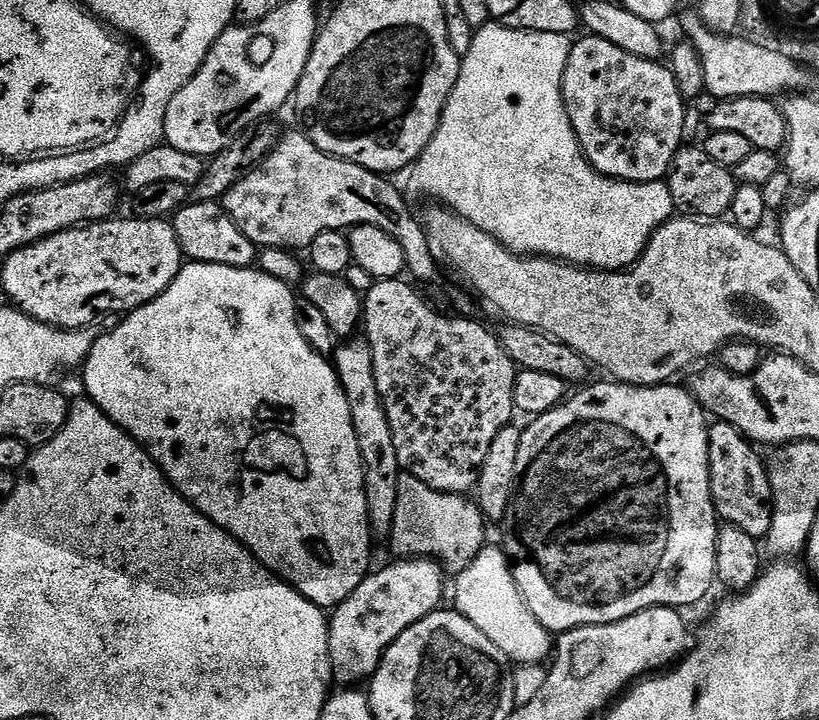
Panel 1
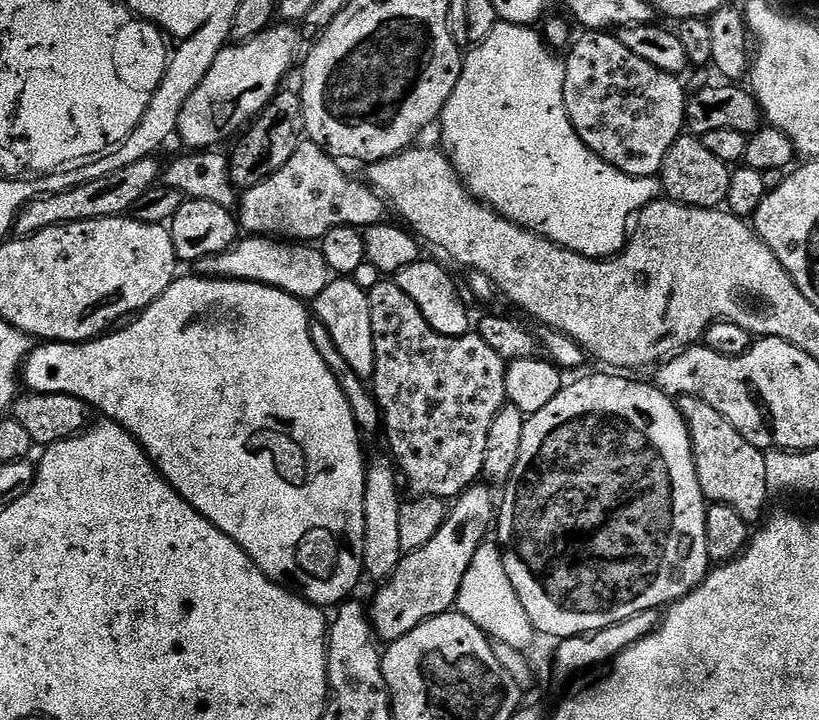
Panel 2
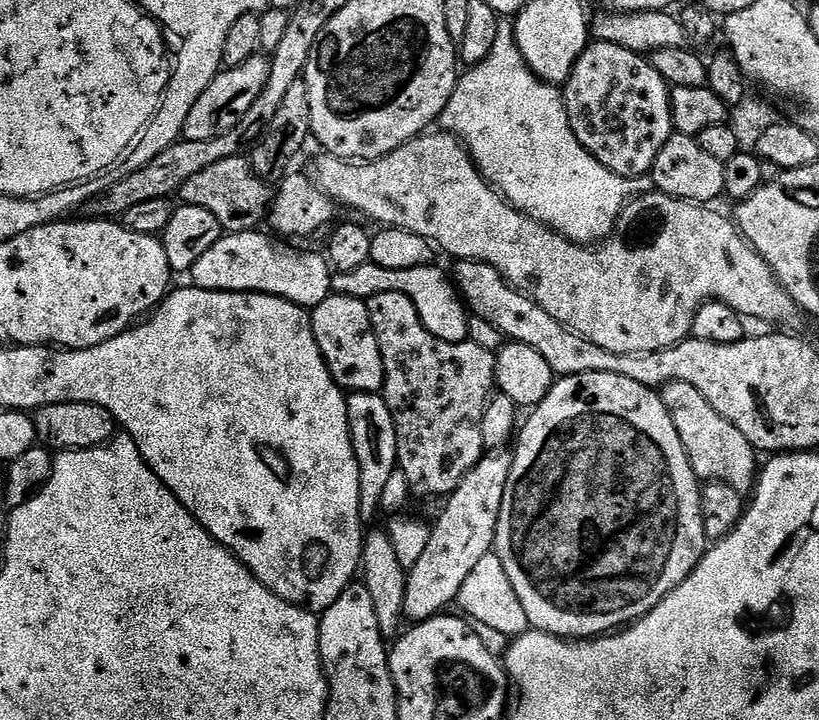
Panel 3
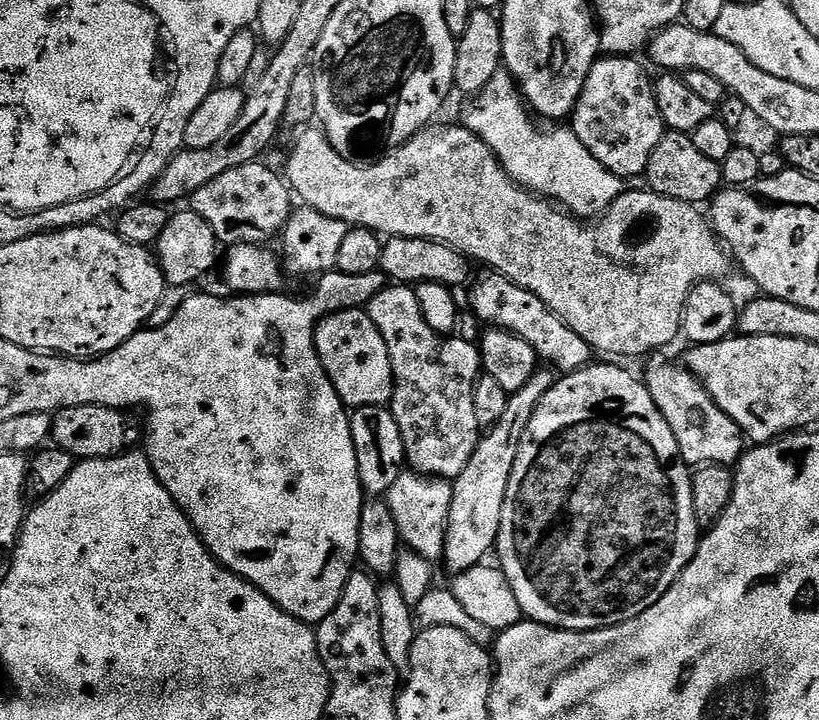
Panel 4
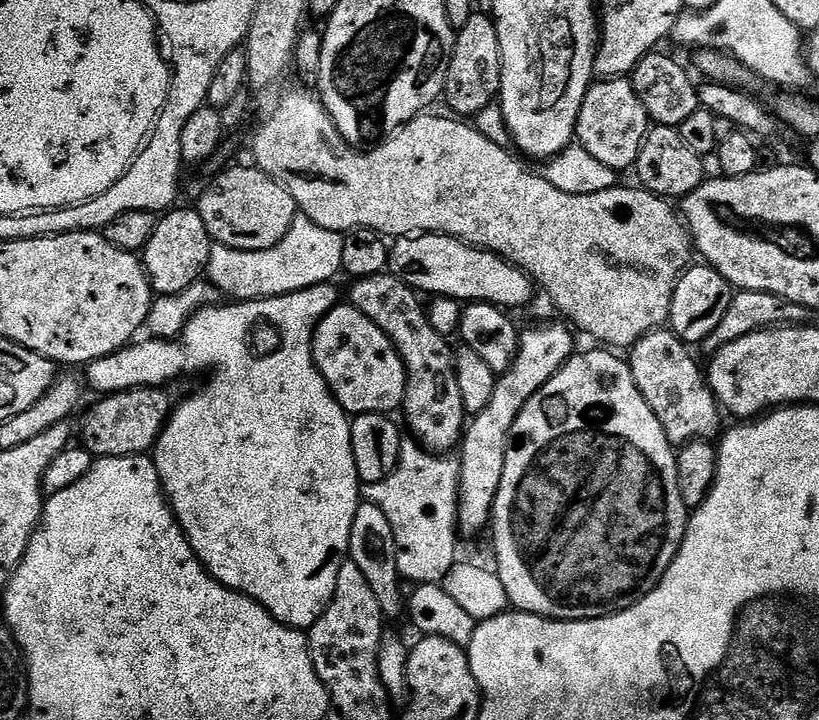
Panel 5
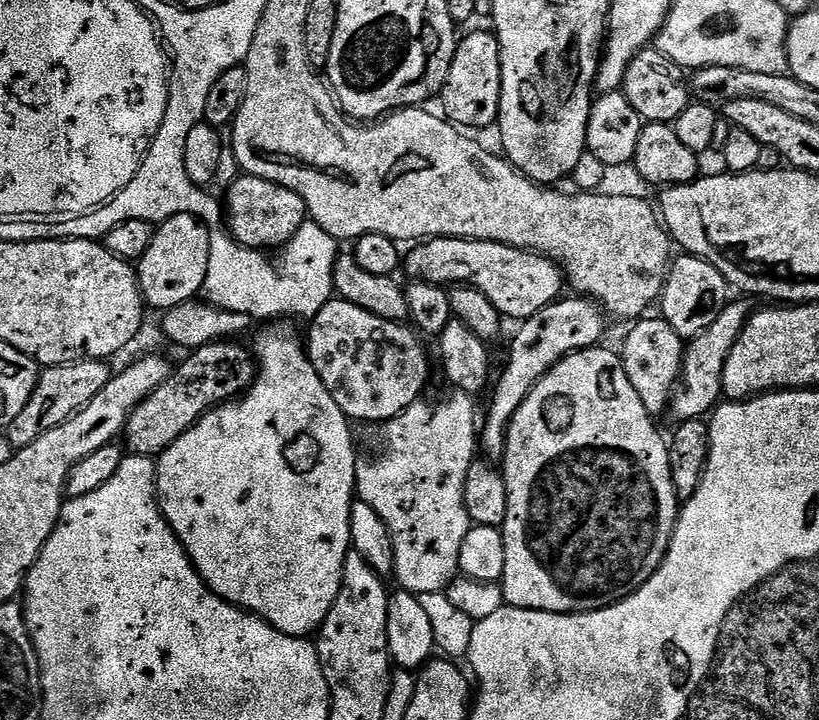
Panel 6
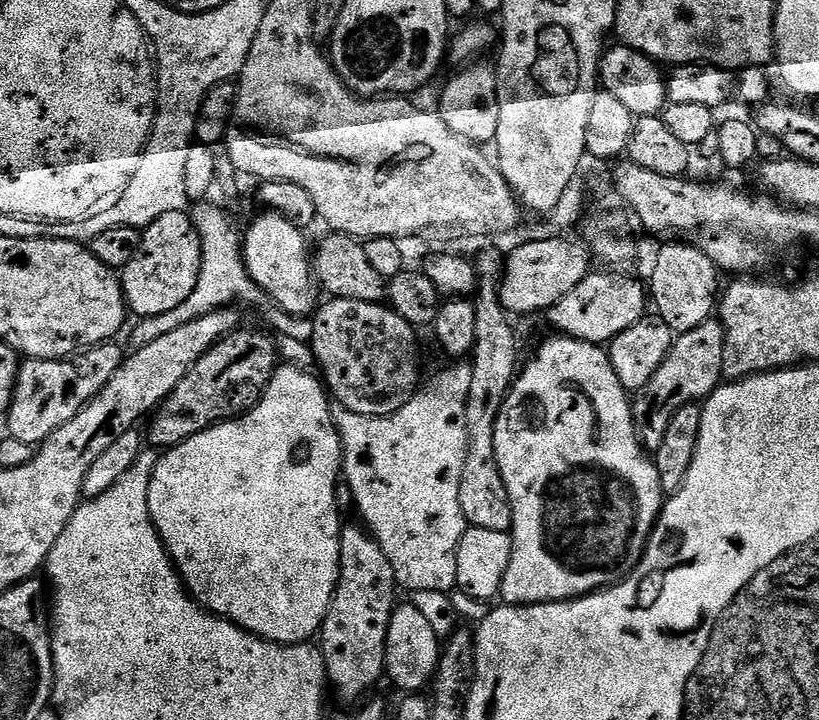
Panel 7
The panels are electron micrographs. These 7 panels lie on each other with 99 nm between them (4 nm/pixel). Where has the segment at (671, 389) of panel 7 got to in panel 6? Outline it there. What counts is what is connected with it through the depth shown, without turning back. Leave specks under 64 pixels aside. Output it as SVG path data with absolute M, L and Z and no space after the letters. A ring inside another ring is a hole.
M733 299L724 307L722 314L714 318L711 326L706 326L702 334L687 341L680 383L672 393L670 416L673 416L673 421L699 420L707 417L717 407L724 390L724 359L730 354L734 342L738 342L742 330L748 325L749 316L754 311L753 305L748 305L749 301L744 300Z

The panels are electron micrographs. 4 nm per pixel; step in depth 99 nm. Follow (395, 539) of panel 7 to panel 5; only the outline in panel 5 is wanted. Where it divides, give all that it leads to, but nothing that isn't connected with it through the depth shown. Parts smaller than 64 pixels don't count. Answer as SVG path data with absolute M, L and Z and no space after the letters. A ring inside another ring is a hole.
M411 438L405 439L393 473L385 481L367 485L362 496L369 505L382 510L393 527L401 577L412 584L441 583L458 560L459 463L447 455L433 454L421 448Z

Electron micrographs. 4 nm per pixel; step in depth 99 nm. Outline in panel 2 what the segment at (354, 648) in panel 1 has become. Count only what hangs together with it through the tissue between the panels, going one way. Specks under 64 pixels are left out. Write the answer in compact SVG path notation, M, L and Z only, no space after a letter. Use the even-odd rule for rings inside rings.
M479 488L469 490L459 497L451 505L434 538L430 538L430 542L420 548L411 549L401 559L397 570L379 585L380 593L372 608L370 604L370 619L375 635L381 641L384 639L384 642L391 642L402 638L429 616L441 616L444 612L453 611L462 578L472 564L474 554L485 543L487 536L484 535L487 532L489 535L494 524L494 500L492 504L491 494Z

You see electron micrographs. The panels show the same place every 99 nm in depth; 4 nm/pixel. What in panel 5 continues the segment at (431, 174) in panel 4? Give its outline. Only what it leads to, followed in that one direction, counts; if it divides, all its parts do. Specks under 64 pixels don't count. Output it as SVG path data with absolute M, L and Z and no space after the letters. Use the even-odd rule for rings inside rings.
M299 91L300 92L286 93L285 96L273 106L272 113L270 113L269 116L261 122L260 129L257 130L256 137L252 140L252 156L256 159L253 160L255 167L261 168L261 170L263 170L263 172L265 172L265 174L270 178L274 178L277 182L279 182L279 184L283 184L286 191L294 198L297 209L299 209L303 215L311 218L314 222L318 222L318 226L326 226L328 230L334 230L335 232L339 232L341 234L355 232L357 228L369 228L370 230L379 232L380 235L385 238L399 238L401 236L414 236L417 234L439 234L442 236L453 236L456 240L465 240L466 243L472 244L476 248L483 248L485 252L493 252L494 254L498 254L504 260L508 260L512 263L514 267L521 268L521 270L531 278L533 285L535 285L539 291L541 288L541 290L544 291L554 303L556 303L557 310L565 316L561 317L563 317L569 325L575 326L577 329L580 327L586 335L593 336L596 340L601 340L601 342L604 343L601 345L607 346L612 350L620 350L616 348L624 348L624 350L631 349L632 345L637 344L637 342L640 341L640 339L642 339L647 332L654 332L656 329L663 328L668 324L668 316L672 313L672 299L676 293L676 284L680 280L680 275L682 275L682 273L693 263L694 245L692 242L692 233L689 232L687 224L684 223L681 213L677 211L677 209L675 212L675 210L672 209L675 207L673 207L669 201L665 200L664 197L656 196L653 192L645 192L644 189L639 186L633 186L633 188L623 188L623 186L617 186L615 188L611 188L610 190L602 190L598 194L566 194L562 190L558 190L558 186L554 186L550 183L550 181L548 181L539 171L531 172L531 170L523 164L523 162L525 163L523 159L520 159L521 161L515 160L515 158L507 152L509 149L505 147L505 145L495 144L495 142L490 138L486 138L482 135L479 128L473 126L471 123L465 122L460 118L451 118L452 120L447 120L444 116L432 116L433 114L418 116L415 120L411 120L405 128L401 128L395 136L385 140L383 144L375 145L375 147L371 150L357 150L353 148L351 144L346 143L342 138L342 134L338 129L336 129L336 123L332 121L330 114L324 109L323 100L317 98L311 91Z

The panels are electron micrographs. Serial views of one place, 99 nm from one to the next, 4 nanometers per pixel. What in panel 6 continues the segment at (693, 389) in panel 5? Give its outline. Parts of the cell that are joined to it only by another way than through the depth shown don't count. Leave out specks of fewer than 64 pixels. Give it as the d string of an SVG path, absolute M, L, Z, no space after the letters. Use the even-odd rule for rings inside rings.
M641 318L631 325L628 337L624 340L624 352L619 353L620 361L624 364L626 378L630 378L630 386L642 398L642 406L654 418L669 411L672 403L674 386L680 383L680 372L684 369L685 337L676 333L662 318L648 320Z

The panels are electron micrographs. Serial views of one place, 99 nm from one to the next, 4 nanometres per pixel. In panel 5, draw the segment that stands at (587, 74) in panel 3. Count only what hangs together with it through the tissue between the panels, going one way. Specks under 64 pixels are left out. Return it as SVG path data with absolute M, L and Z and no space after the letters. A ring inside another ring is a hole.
M597 79L588 87L588 93L582 102L575 139L579 147L598 158L602 166L613 168L620 174L623 173L623 168L635 169L636 159L642 150L644 139L648 136L649 127L648 110L643 105L640 95L636 93L631 79Z

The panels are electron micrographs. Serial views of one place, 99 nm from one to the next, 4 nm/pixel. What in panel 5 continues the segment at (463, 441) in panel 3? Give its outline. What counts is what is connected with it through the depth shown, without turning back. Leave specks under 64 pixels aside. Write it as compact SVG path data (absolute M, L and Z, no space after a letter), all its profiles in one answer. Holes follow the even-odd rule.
M385 274L382 276L365 276L357 279L352 288L350 303L357 308L378 330L382 330L394 342L404 360L404 368L408 371L408 390L404 395L402 415L408 419L411 439L421 448L428 449L433 454L452 454L461 447L466 431L466 413L462 406L462 389L458 386L458 370L456 369L456 352L451 348L449 337L438 334L434 326L430 326L425 305L420 305L421 297L415 288L406 286L396 276Z

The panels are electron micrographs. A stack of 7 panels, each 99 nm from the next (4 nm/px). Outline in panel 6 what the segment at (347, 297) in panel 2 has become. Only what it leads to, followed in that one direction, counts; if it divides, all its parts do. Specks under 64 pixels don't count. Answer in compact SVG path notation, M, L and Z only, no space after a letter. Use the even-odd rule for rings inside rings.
M334 298L329 304L322 306L317 316L312 317L310 327L312 329L308 336L306 332L306 351L310 362L314 370L318 370L318 378L322 378L326 390L330 390L334 402L338 402L349 421L387 422L405 412L415 400L425 395L424 387L428 384L428 356L424 353L423 344L425 341L407 323L378 318L378 314L370 314L370 310L362 306L354 306L348 300Z

